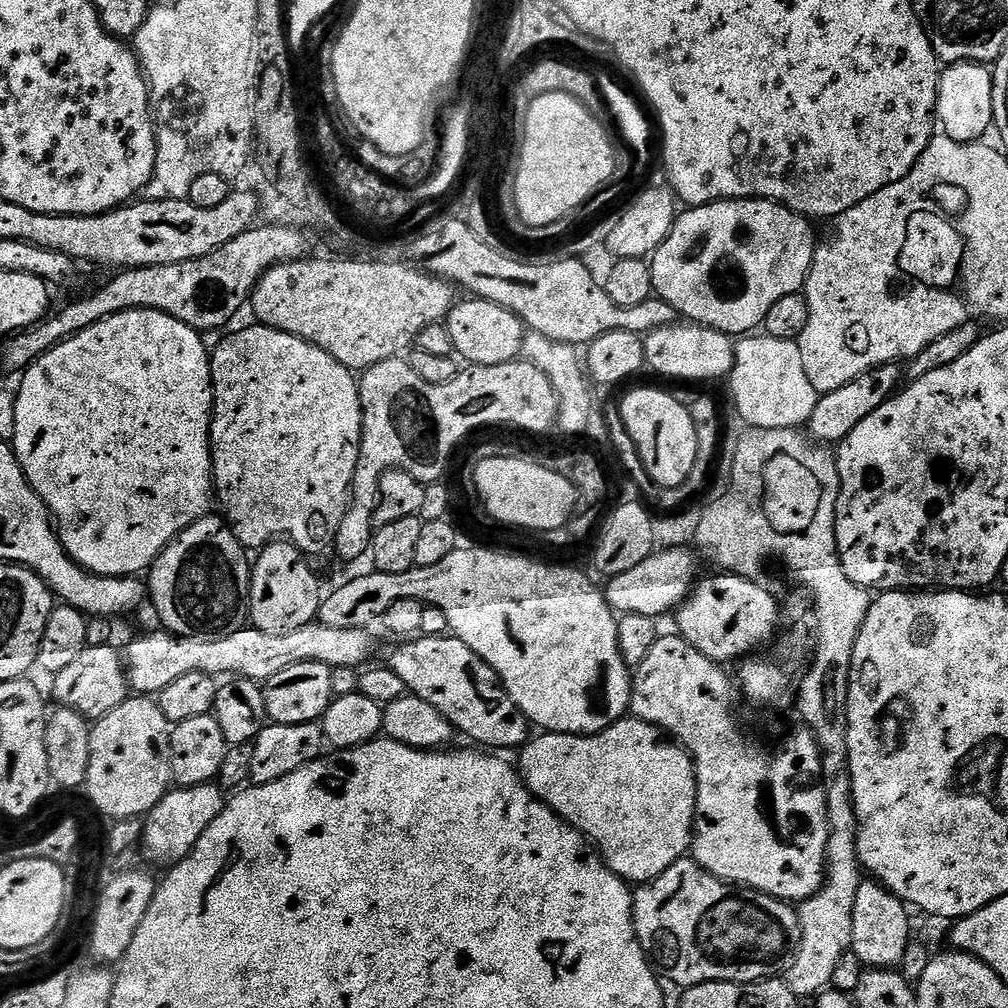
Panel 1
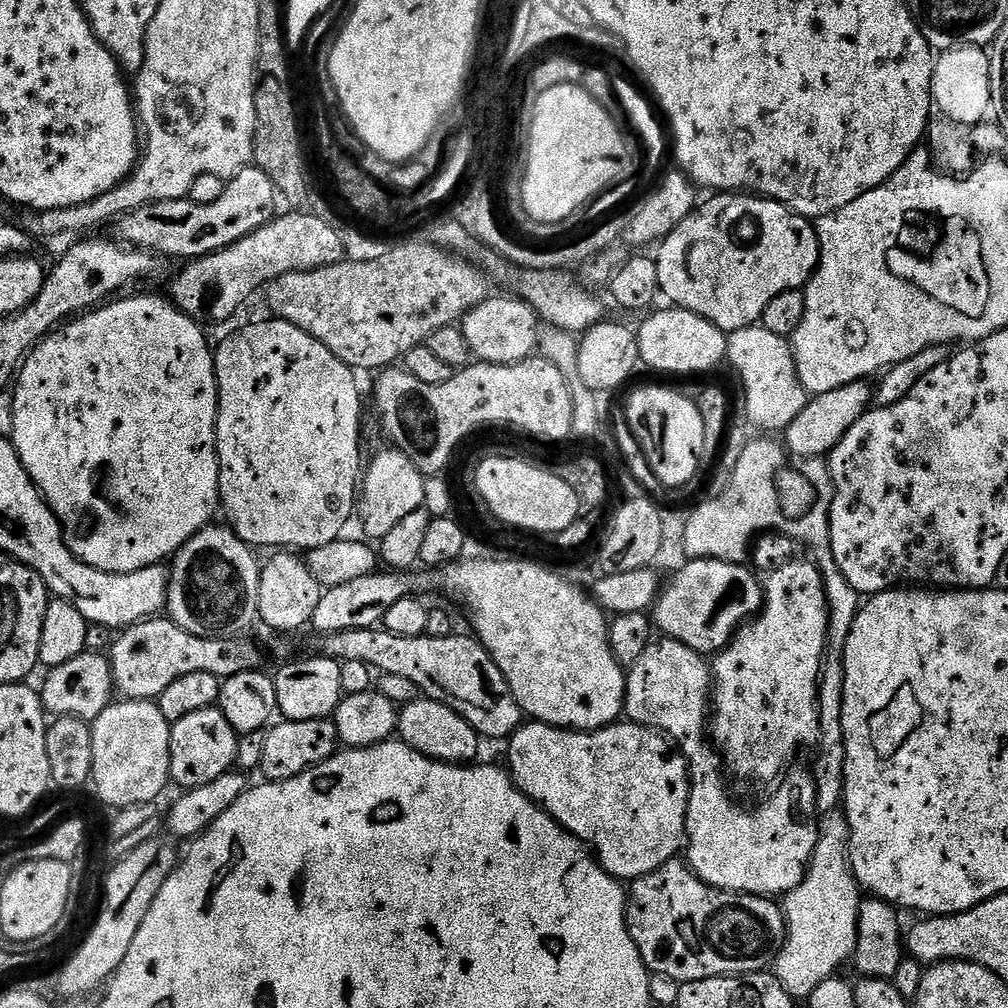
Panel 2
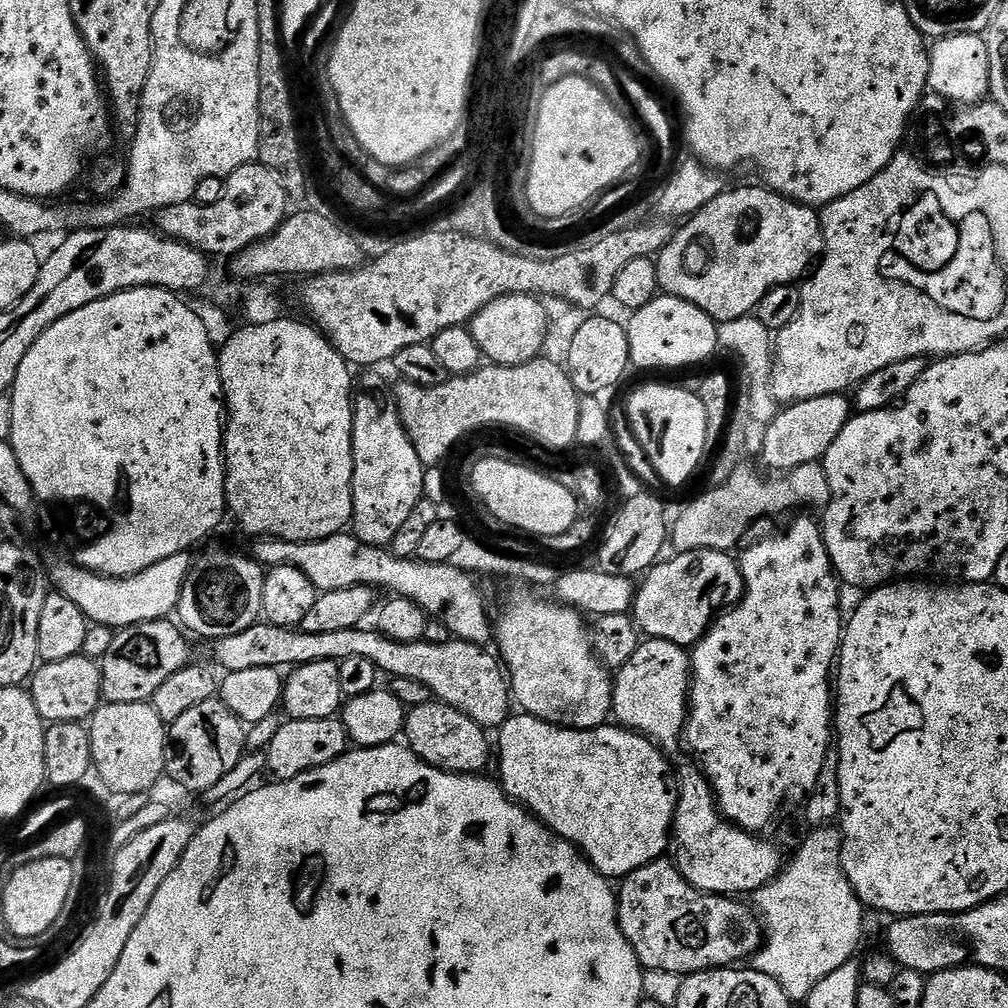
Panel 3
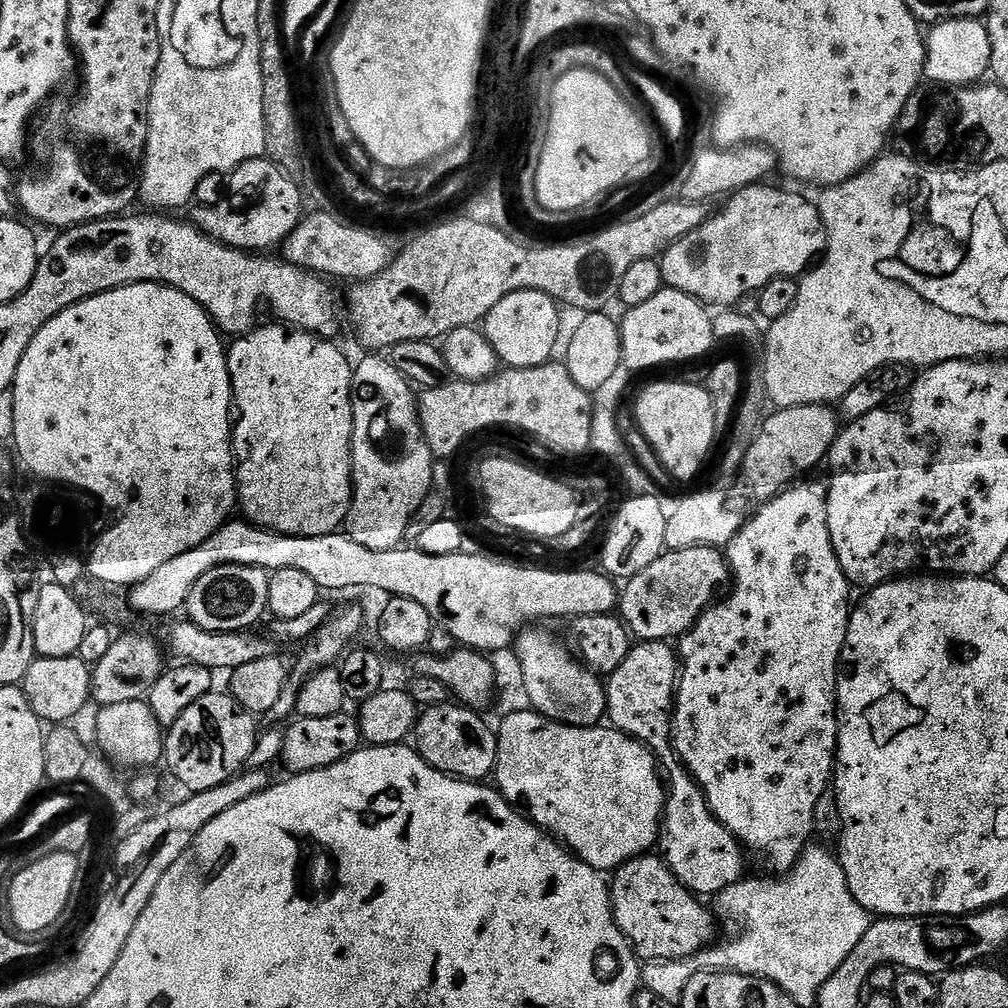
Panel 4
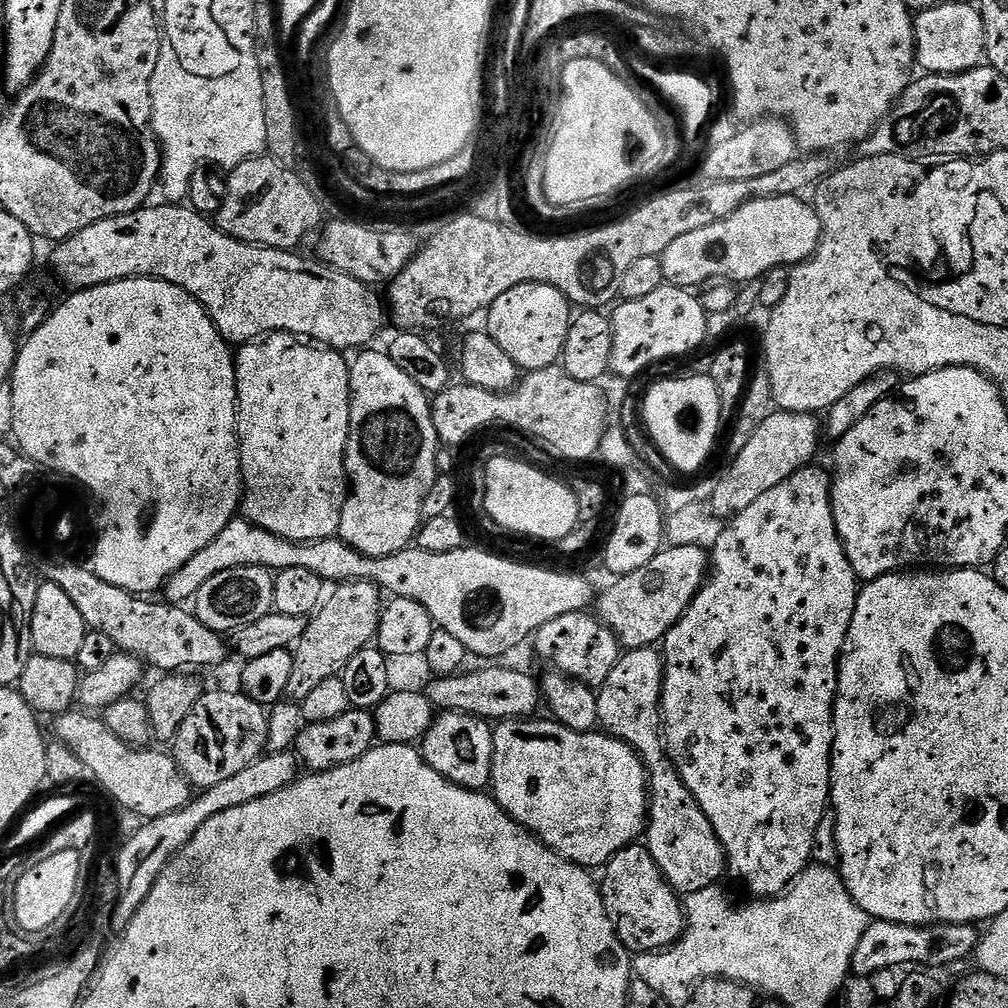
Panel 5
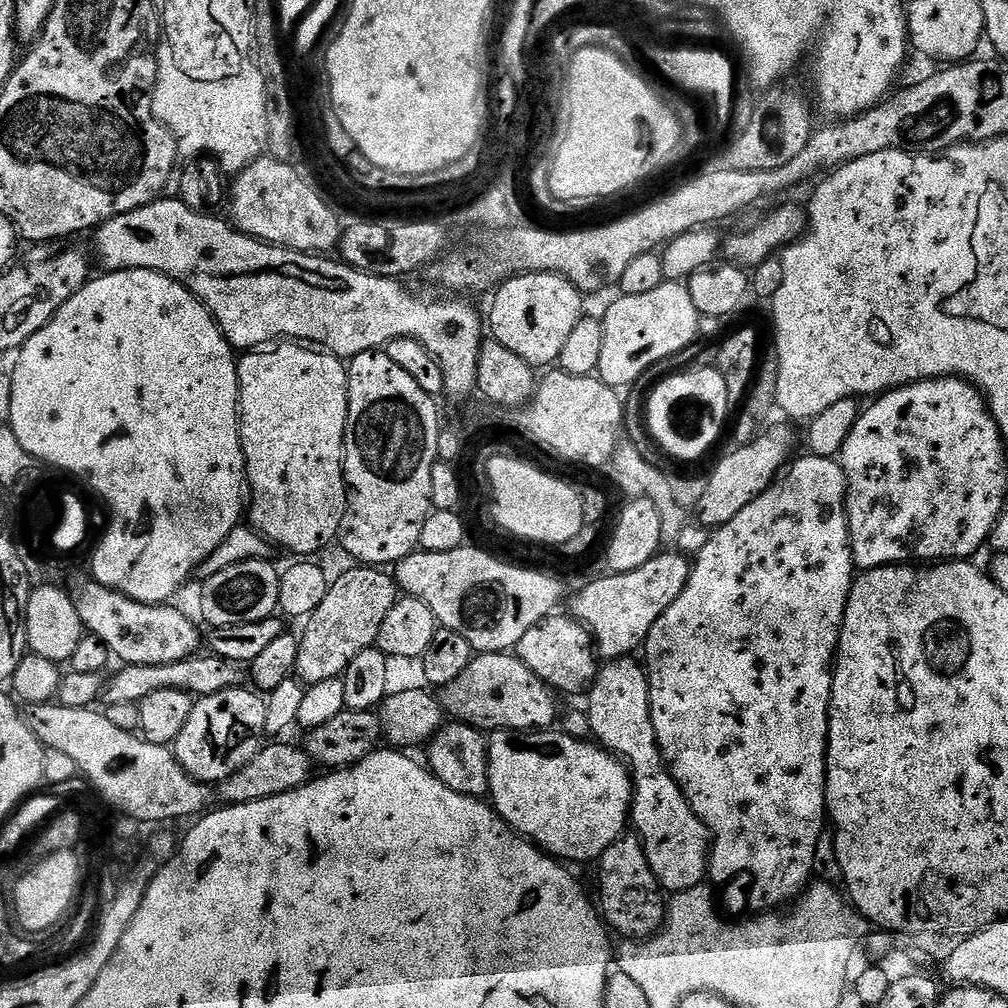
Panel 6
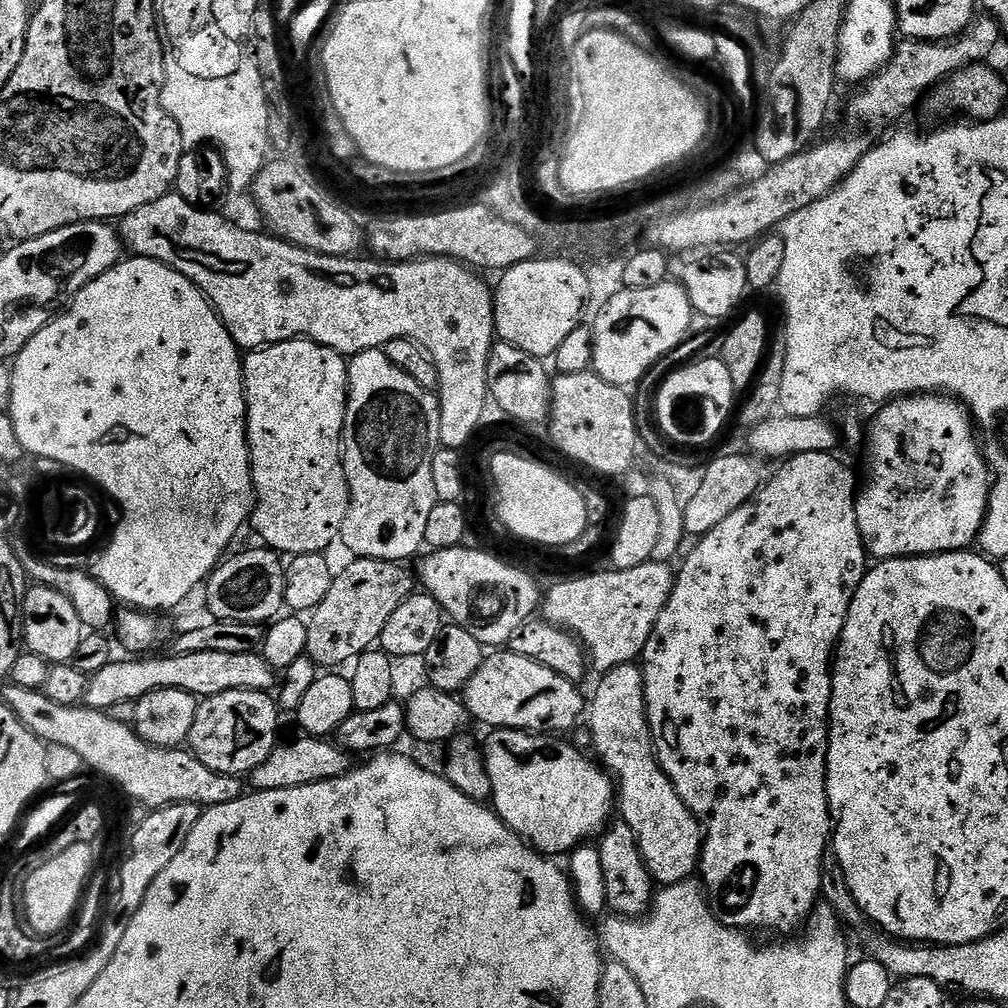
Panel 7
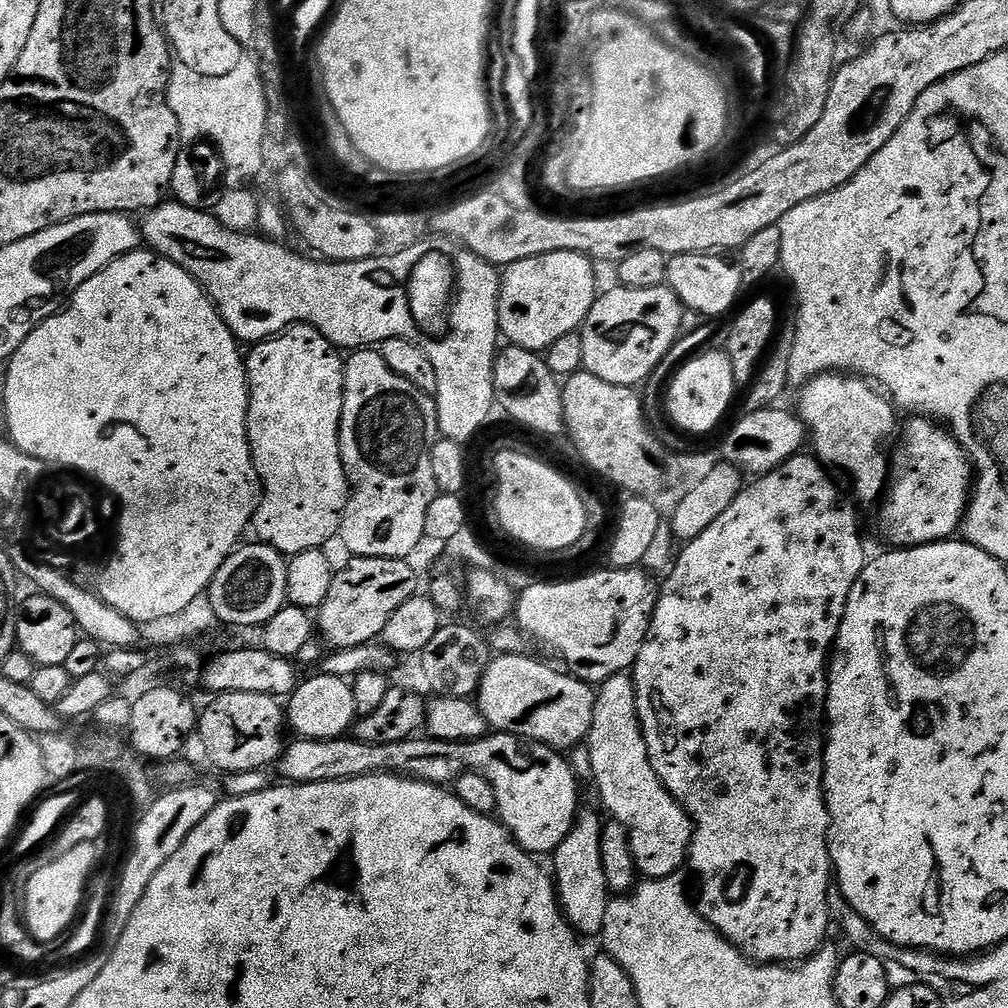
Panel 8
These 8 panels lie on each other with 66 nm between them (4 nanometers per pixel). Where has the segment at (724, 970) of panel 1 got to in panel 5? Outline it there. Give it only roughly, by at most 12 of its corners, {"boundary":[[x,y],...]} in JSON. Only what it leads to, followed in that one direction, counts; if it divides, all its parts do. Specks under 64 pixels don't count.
{"boundary":[[647,846],[618,850],[598,883],[629,953],[680,941],[684,905]]}

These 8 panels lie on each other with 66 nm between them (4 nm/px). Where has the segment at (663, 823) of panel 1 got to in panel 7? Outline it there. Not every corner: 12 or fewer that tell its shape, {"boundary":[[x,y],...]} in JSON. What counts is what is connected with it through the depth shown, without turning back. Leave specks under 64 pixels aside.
{"boundary":[[567,739],[483,741],[494,811],[560,858],[614,816],[611,775]]}

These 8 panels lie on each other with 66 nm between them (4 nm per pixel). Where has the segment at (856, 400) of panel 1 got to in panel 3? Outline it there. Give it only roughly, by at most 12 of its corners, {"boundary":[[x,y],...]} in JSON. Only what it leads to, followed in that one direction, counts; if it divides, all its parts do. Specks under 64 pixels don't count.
{"boundary":[[847,395],[797,399],[767,425],[773,473],[823,461],[854,415]]}

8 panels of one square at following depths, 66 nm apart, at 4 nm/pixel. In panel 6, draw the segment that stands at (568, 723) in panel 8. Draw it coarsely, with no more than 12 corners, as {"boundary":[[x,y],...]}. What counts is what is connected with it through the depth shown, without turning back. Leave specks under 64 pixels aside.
{"boundary":[[473,655],[438,692],[481,730],[551,729],[557,693],[518,655]]}

